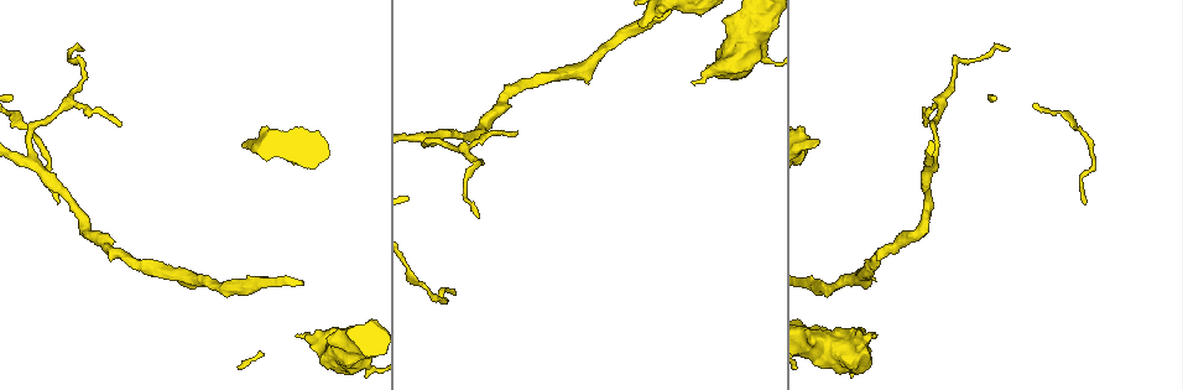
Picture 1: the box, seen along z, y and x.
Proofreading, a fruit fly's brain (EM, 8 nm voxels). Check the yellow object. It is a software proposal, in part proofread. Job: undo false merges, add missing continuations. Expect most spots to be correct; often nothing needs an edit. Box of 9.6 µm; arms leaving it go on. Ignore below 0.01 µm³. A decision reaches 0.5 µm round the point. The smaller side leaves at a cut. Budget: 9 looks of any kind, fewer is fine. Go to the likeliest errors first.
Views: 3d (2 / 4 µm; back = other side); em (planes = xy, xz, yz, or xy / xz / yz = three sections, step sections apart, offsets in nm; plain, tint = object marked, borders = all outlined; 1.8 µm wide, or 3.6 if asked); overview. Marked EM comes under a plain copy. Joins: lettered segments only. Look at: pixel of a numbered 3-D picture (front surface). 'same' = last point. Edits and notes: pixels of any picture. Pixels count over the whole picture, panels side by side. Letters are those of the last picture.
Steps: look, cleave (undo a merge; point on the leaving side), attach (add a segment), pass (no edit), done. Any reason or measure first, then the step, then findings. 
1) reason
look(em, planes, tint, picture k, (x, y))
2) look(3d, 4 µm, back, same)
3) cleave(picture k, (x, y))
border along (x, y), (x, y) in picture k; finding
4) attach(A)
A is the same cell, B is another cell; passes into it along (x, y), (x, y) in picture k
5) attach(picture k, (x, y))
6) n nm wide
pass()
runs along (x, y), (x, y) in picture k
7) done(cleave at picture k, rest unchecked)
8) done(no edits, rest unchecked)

thick end
look(em, planes, borders, picture 1, (639, 24))

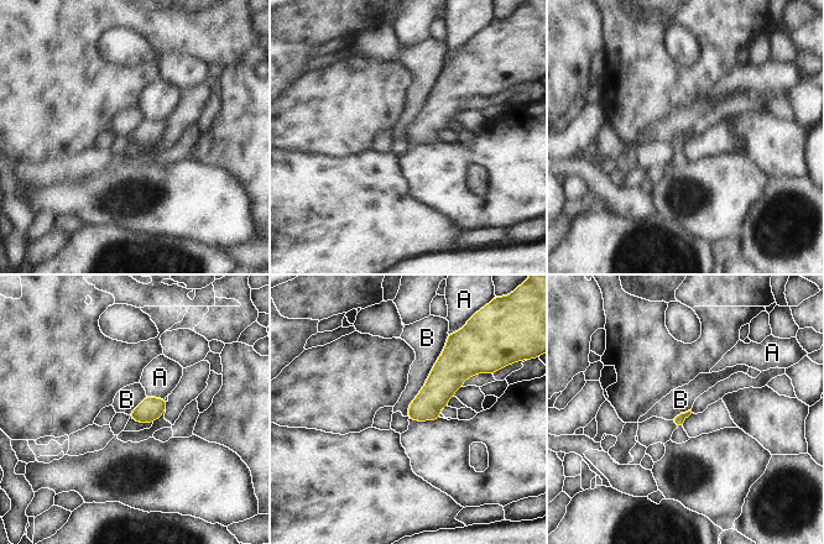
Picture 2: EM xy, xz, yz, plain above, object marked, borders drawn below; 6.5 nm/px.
B touches over 600 nm
pass()
A and B are other cells; border along (448, 336), (406, 416) in picture 2; none of them fits

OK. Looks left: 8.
two arms in line, one across
look(3d, 4 µm, picture 1, (932, 161))

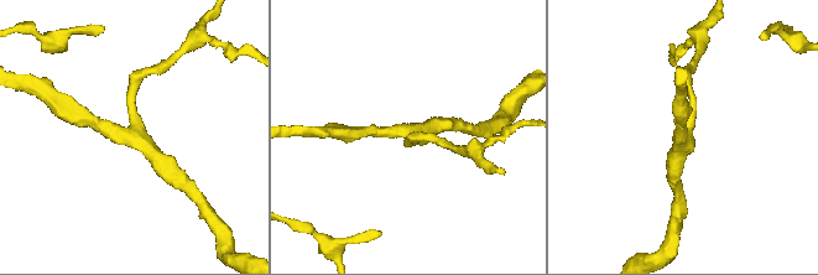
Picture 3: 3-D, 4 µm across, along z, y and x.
look(em, planes, tint, picture 3, (679, 139))

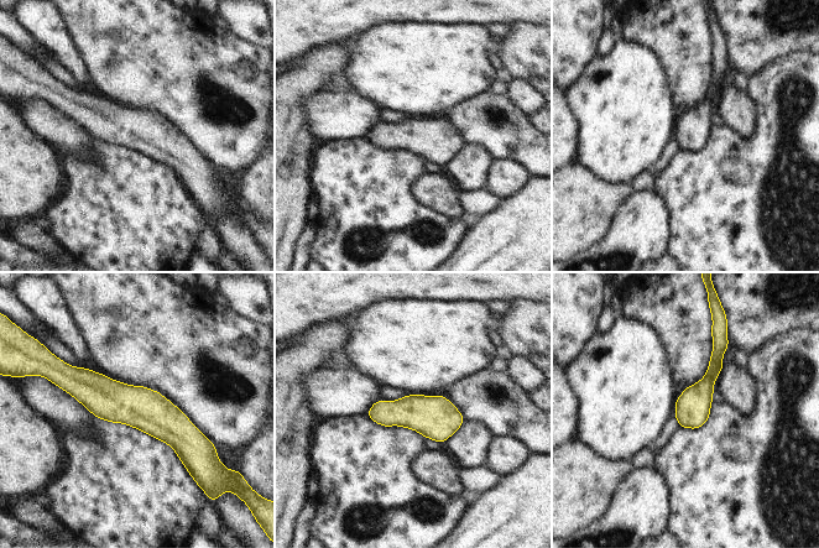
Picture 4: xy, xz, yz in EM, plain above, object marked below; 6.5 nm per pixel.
look(em, planes, borders, same)

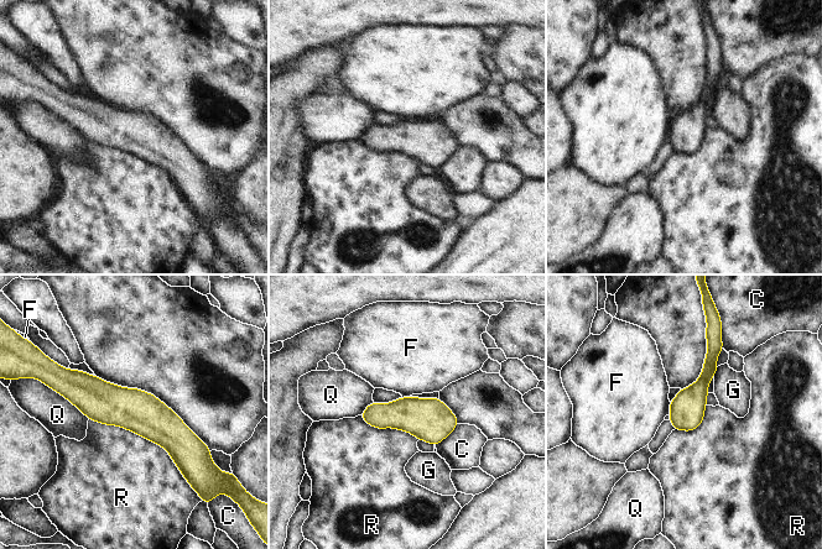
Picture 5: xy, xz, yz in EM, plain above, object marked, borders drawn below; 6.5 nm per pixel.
pass()
C, F, G, Q and R are other cells; border along (89, 418), (159, 444), (186, 479) in picture 5; all the same neuron

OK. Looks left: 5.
long arm stops here
look(3d, 2 µm, picture 1, (80, 49))

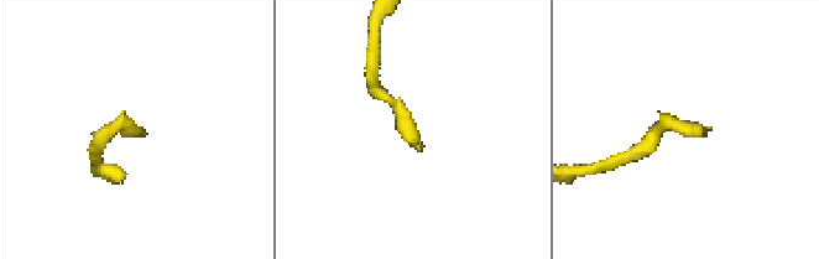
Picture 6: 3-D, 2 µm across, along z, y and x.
look(em, planes, borders, picture 6, (708, 130))

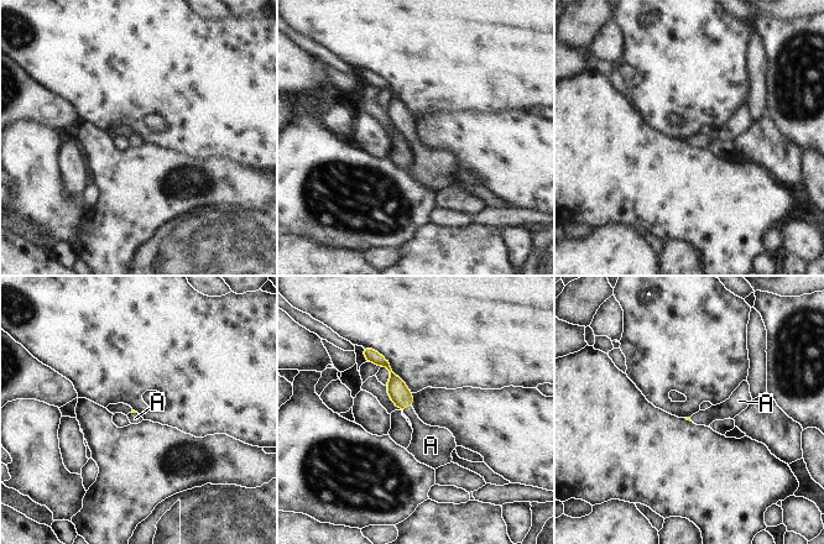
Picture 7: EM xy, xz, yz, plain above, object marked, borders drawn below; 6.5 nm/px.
attach(A)
A is the same cell; passes into it along (399, 392), (407, 406), (426, 439) in picture 7; it goes on there

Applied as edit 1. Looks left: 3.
free end
look(em, 3.6 µm, planes, borders, picture 1, (454, 291))

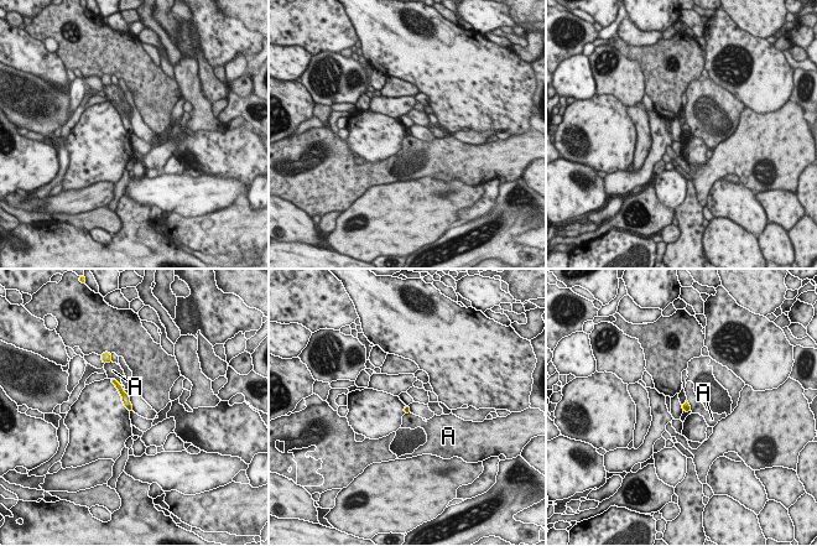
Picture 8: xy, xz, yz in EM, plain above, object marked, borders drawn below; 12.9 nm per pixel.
pass()
A is another cell; runs along (113, 380), (124, 395), (129, 407) in picture 8; none of them fits

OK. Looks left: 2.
done(attach at picture 7, rest unchecked)

